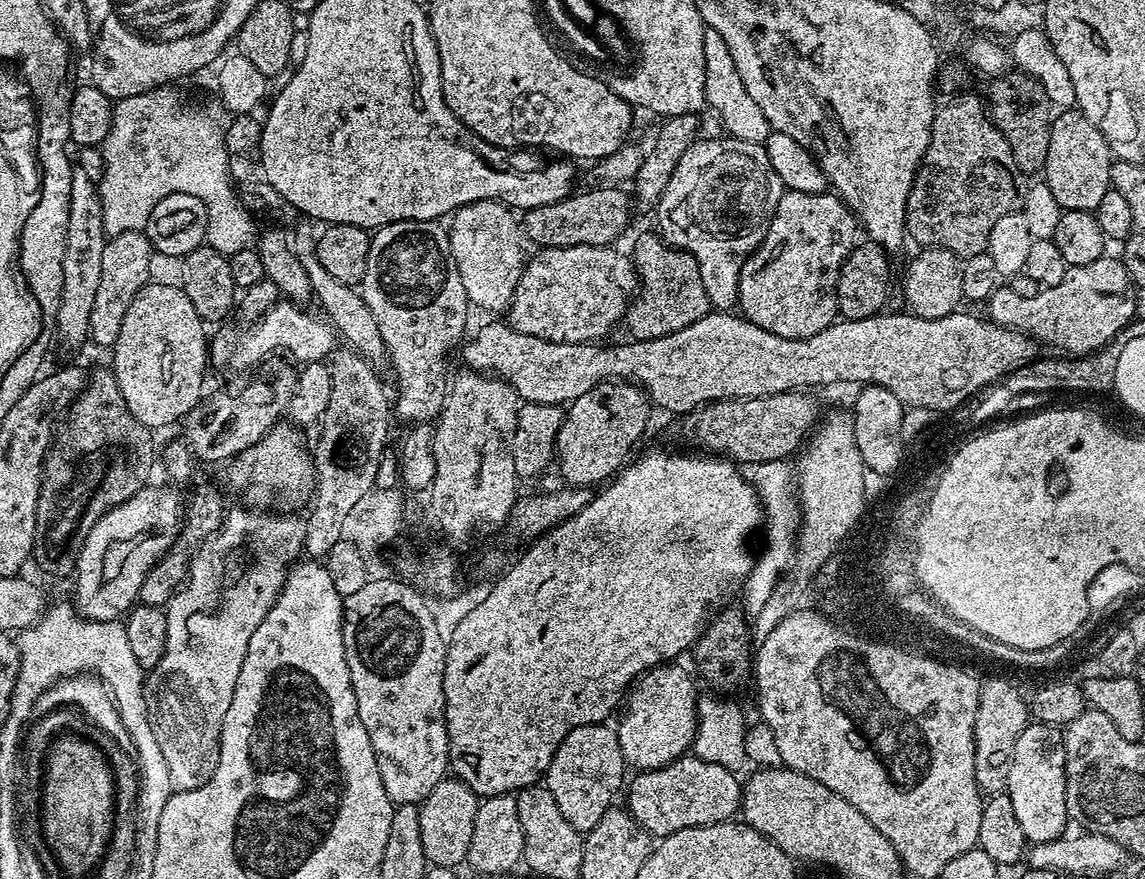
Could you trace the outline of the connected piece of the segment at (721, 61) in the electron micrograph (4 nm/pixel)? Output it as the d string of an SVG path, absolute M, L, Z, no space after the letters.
M705 27L703 32L704 56L706 62L705 103L717 110L723 120L725 133L733 139L750 141L755 144L765 143L771 132L769 120L758 107L758 102L751 98L746 86L739 77L738 68L730 55L728 43L716 30Z

